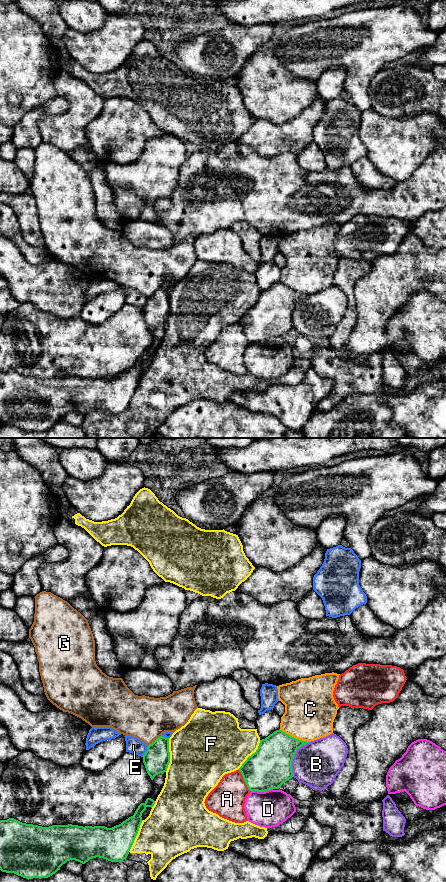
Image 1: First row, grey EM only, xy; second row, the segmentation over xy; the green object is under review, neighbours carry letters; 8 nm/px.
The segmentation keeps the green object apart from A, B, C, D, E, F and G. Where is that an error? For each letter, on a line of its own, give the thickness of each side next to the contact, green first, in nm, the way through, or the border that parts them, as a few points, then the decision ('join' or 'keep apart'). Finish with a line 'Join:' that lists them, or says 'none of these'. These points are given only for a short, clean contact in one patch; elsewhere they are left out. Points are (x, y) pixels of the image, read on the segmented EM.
A: 340/280 nm | keep apart
B: 340/360 nm | keep apart
C: 300/400 nm | along xy (279, 729), (308, 742) | keep apart
D: 340/300 nm | keep apart
E: 220/130 nm | keep apart
F: 220/500 nm | keep apart
G: 220/360 nm | keep apart
Join: none of these

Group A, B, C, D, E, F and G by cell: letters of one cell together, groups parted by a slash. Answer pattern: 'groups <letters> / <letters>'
groups A / B / C F / D / E / G

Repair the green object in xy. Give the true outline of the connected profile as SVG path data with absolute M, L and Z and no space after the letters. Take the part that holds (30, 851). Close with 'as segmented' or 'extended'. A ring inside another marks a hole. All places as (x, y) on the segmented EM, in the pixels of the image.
M147 798L133 816L112 828L72 824L42 827L14 818L0 820L0 870L41 879L55 874L69 860L85 864L99 857L123 862L138 834L142 813L154 804Z; as segmented

